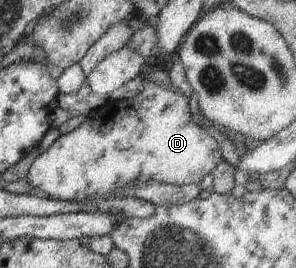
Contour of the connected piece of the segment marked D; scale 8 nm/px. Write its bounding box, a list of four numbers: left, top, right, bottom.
[27,79,223,202]

